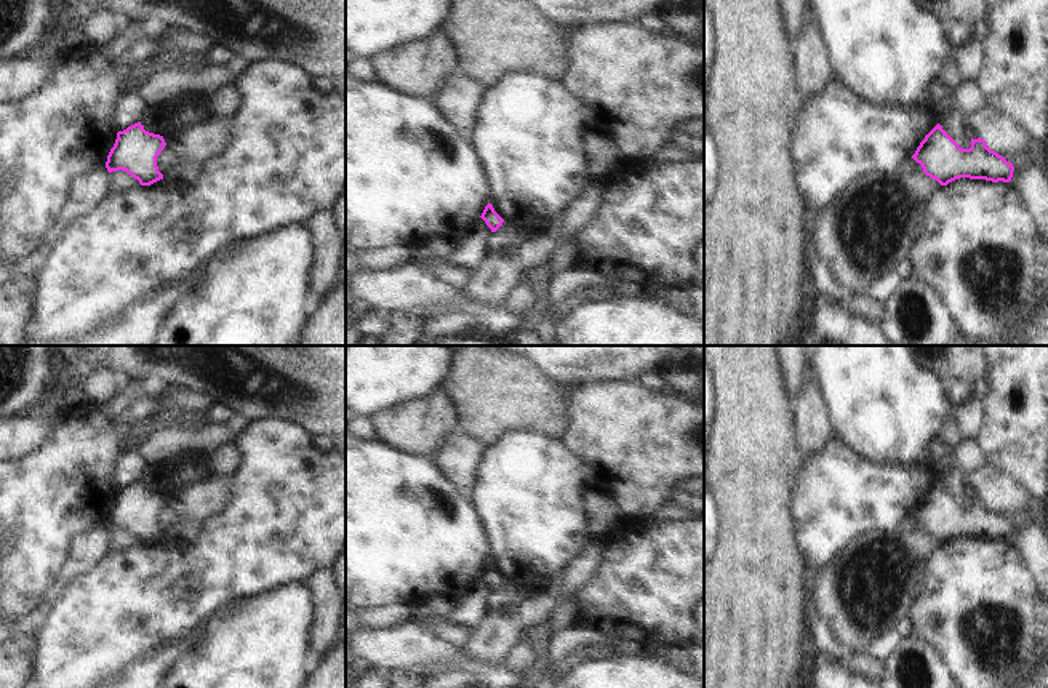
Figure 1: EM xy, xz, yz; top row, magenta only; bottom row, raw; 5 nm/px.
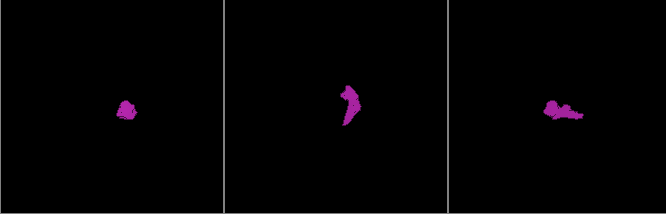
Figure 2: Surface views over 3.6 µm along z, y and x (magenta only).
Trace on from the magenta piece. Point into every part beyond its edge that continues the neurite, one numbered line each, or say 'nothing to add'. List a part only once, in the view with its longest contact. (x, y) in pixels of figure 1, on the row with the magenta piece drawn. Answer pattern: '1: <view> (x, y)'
nothing to add

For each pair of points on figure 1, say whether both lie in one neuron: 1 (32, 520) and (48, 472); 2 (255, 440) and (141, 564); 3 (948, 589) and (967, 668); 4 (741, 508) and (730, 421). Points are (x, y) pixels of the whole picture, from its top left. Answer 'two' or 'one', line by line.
1: one
2: one
3: one
4: one

